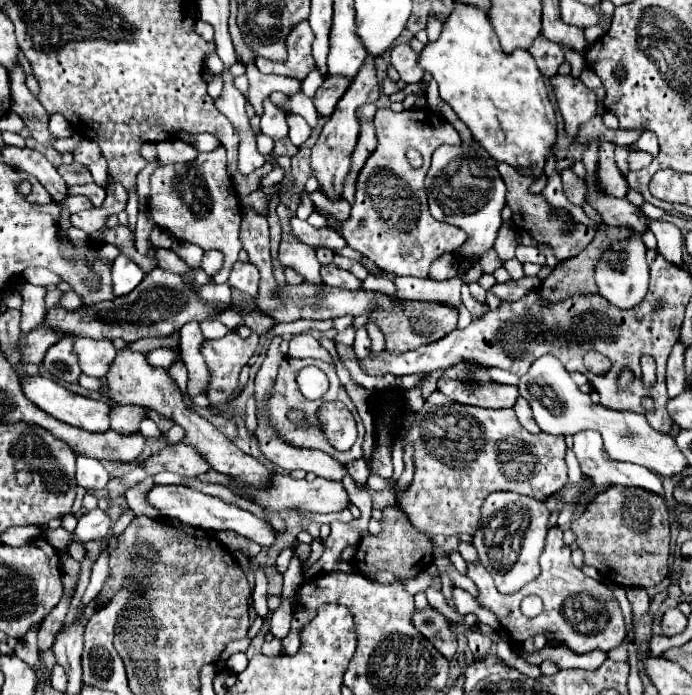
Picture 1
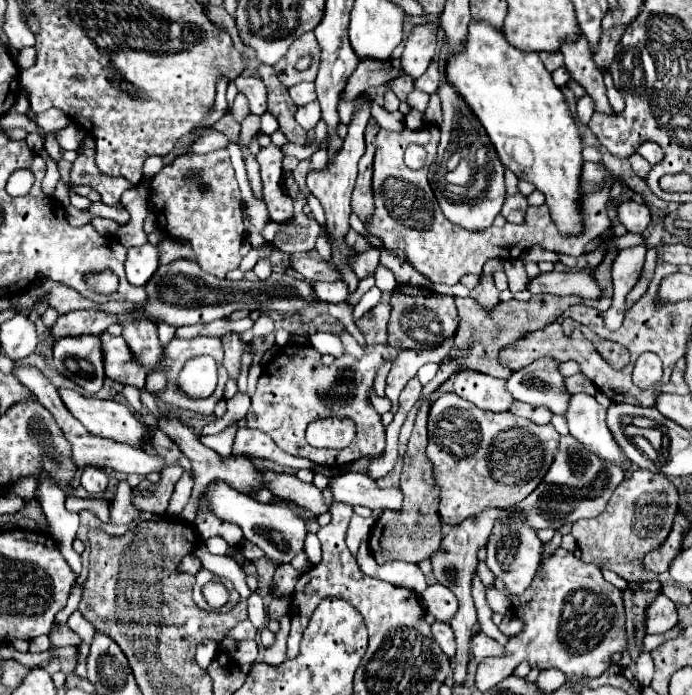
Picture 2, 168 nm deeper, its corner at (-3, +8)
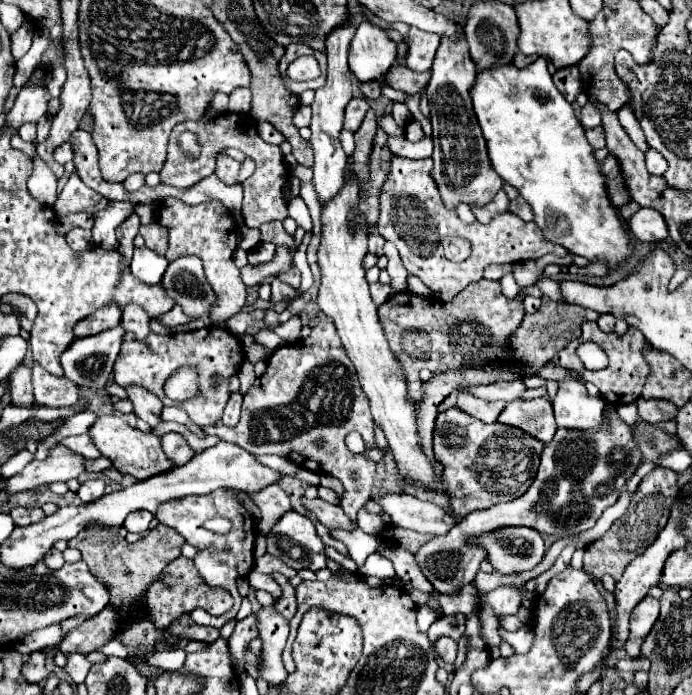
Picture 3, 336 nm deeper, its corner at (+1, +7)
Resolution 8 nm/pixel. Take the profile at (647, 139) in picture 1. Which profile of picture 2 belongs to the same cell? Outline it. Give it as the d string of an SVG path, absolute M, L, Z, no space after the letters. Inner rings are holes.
M643 141L643 143L637 147L637 153L643 155L651 165L655 165L655 163L659 163L659 161L663 159L661 147L659 147L657 143L653 143L653 141Z

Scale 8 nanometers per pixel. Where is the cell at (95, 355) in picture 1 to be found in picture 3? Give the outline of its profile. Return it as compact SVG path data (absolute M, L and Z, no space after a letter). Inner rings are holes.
M211 326L211 328L193 330L193 332L177 332L177 334L169 334L169 336L149 334L147 340L123 342L123 348L119 352L119 360L115 362L115 368L113 368L113 376L115 376L115 382L121 386L139 384L139 386L147 388L149 392L157 394L165 406L169 406L169 398L163 394L163 384L181 366L195 366L197 378L199 378L199 394L201 394L201 398L207 400L207 404L179 404L179 406L189 414L193 424L213 426L221 420L223 408L231 396L229 378L233 374L237 374L237 370L243 364L243 358L245 358L245 352L243 352L241 342L227 328ZM213 374L221 376L221 384L217 388L211 386Z

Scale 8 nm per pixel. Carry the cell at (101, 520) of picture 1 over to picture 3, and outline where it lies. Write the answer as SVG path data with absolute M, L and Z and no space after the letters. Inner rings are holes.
M137 510L137 512L131 512L125 520L125 528L127 532L145 532L149 528L149 522L153 520L153 514L147 512L147 510Z

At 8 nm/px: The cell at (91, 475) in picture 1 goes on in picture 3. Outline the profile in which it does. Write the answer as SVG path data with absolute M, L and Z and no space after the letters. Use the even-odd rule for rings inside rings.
M87 480L87 482L81 484L77 496L81 498L83 504L91 504L91 502L95 502L103 496L103 490L105 490L103 480Z

